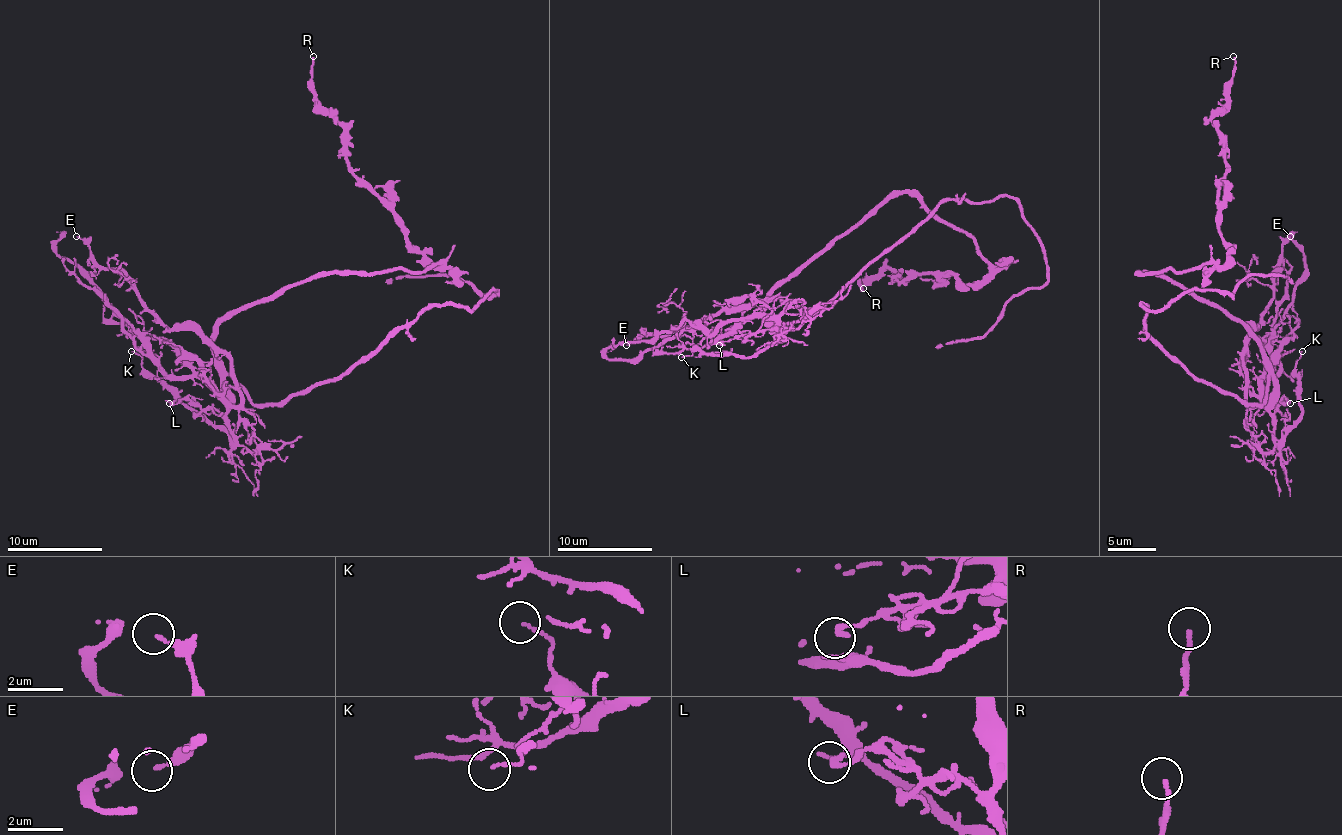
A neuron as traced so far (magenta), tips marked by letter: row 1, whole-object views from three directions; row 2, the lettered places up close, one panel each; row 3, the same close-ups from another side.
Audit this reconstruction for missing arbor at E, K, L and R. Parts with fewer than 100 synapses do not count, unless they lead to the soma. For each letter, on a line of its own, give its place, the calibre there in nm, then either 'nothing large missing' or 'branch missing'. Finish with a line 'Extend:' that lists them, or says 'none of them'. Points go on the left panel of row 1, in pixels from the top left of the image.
E: at (76, 236); 100 nm thick; nothing large missing
K: at (131, 351); 100 nm thick; nothing large missing
L: at (169, 403); 120 nm thick; nothing large missing
R: at (313, 56); 150 nm thick; nothing large missing
Extend: none of them

